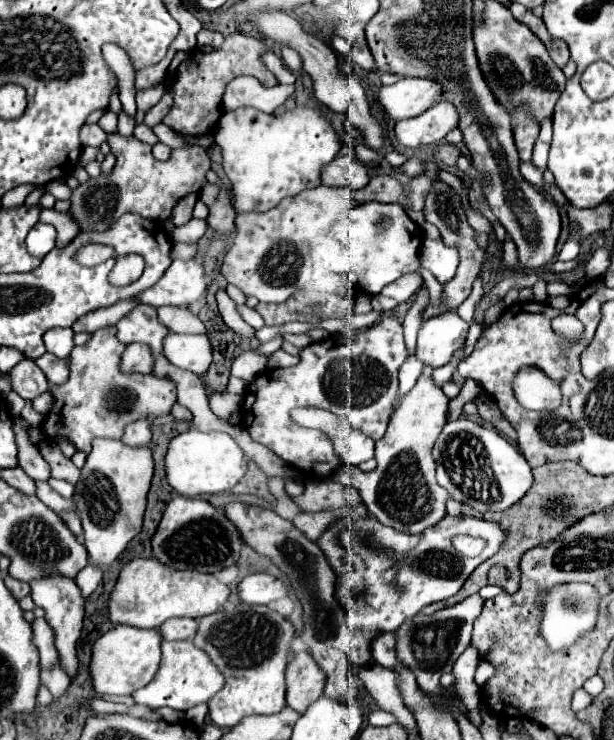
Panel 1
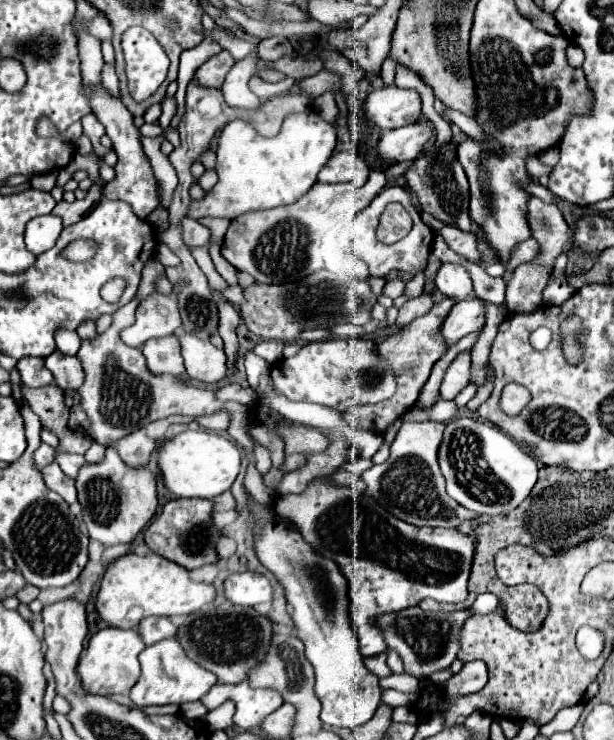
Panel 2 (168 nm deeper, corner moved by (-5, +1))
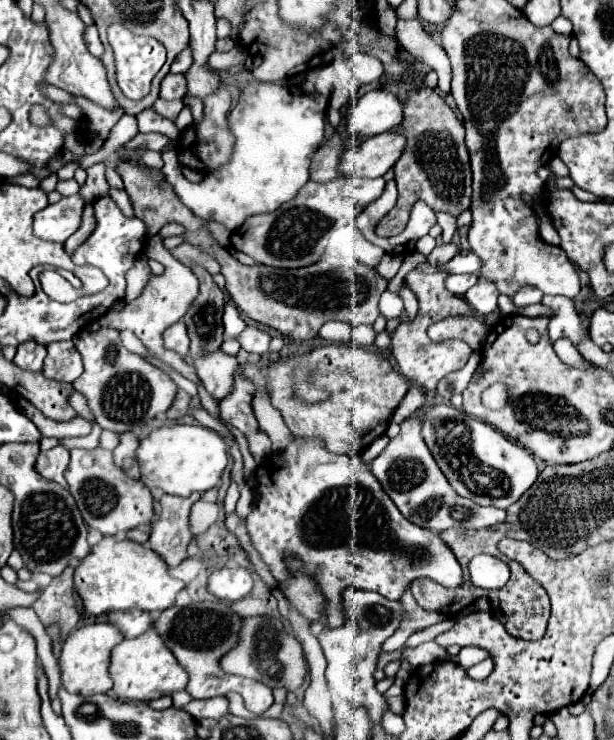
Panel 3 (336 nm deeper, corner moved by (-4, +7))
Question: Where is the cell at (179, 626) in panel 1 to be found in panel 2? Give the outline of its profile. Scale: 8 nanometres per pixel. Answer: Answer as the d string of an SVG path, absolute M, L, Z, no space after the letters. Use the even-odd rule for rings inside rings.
M144 618L138 624L138 634L144 644L150 646L164 638L172 638L176 634L176 624L172 624L168 618Z

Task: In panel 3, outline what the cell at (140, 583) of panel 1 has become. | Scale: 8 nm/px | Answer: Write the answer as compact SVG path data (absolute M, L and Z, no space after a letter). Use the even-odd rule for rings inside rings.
M105 536L75 568L75 590L83 598L85 610L95 616L129 608L163 612L175 604L177 592L183 588L185 584L171 578L167 564L157 552L127 538L117 540L113 536Z

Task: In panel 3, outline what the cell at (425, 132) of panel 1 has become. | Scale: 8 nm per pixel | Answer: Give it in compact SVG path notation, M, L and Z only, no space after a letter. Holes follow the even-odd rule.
M393 130L365 138L359 148L345 152L341 160L341 170L345 176L353 178L379 178L399 160L405 146L405 136Z

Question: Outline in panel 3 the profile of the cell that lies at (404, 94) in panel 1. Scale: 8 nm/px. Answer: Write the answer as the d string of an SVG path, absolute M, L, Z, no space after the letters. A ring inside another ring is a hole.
M371 90L351 105L345 117L346 131L352 138L375 136L395 130L403 120L403 102L389 90Z

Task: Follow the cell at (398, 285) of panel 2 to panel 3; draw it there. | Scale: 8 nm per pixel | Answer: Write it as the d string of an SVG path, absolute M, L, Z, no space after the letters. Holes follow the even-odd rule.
M385 254L385 256L381 258L379 266L377 266L377 272L379 272L381 276L385 276L385 280L391 280L391 278L397 274L397 270L399 270L401 262L403 262L403 258L401 258L401 256Z

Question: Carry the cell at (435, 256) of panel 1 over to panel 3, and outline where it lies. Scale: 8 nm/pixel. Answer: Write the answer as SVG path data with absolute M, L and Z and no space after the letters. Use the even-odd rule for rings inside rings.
M449 274L445 280L445 288L457 296L463 296L473 284L477 284L475 274Z

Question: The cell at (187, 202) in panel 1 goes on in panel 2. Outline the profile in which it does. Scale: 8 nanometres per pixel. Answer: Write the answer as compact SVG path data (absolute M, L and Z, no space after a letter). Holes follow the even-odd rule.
M206 170L205 173L198 179L201 188L207 192L211 190L218 181L218 175L215 170Z

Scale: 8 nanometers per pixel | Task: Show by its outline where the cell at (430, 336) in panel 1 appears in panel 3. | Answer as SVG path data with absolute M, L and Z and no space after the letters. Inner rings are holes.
M481 278L473 288L469 288L465 292L463 298L467 298L467 304L471 304L475 314L487 316L497 308L497 296L499 296L499 292L497 292L495 284Z

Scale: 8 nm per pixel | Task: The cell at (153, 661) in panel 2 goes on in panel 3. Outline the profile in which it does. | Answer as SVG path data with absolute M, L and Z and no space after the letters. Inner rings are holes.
M147 630L143 636L133 640L123 640L113 648L111 654L111 676L115 680L113 692L135 702L151 702L155 698L179 692L187 688L187 670L175 660L169 648L163 644L163 638L155 630Z

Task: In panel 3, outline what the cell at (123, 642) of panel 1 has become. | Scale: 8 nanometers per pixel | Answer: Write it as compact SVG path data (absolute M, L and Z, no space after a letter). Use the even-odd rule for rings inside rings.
M109 622L87 624L87 626L79 628L77 632L73 632L71 636L67 636L61 656L59 656L61 684L65 686L65 690L69 690L73 694L81 694L81 696L109 692L113 688L113 680L109 674L111 648L115 648L115 644L123 642L123 638L125 636L119 632L119 628L115 628L115 624L109 624Z

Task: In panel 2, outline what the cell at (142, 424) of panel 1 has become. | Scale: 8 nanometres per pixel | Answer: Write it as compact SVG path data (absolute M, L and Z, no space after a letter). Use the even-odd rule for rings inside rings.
M136 430L136 432L112 442L110 448L114 448L128 466L148 466L150 454L156 448L156 444L154 444L154 440L150 440L144 434L144 430Z

